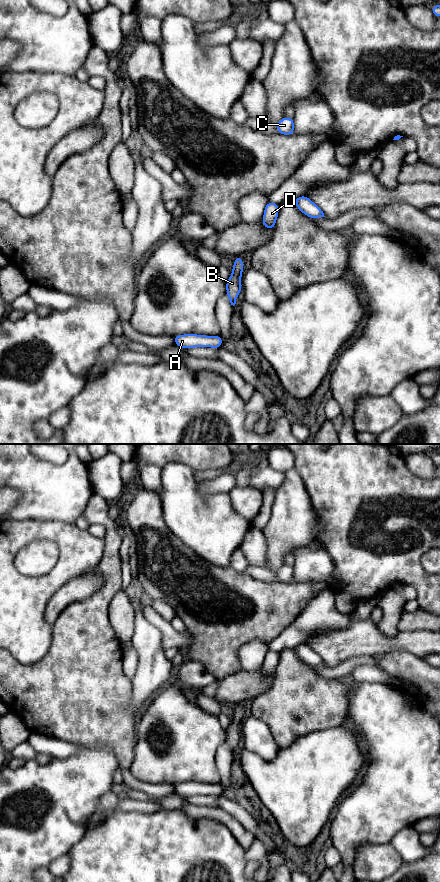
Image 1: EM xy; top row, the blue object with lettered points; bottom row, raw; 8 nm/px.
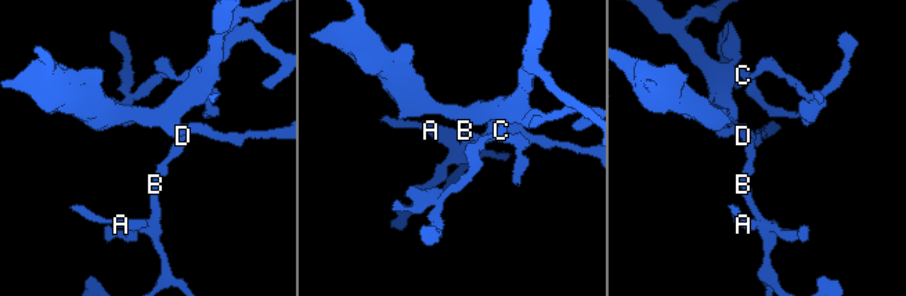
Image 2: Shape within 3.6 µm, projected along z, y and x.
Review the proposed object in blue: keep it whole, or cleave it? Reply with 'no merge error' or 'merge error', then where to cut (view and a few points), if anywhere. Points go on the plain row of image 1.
no merge error; cut none

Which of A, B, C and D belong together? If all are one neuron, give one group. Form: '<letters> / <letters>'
A B C D

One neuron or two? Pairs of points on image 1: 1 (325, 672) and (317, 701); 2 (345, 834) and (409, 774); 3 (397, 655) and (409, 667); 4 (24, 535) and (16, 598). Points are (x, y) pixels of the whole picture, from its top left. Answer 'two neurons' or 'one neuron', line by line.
1: two neurons
2: one neuron
3: one neuron
4: one neuron

